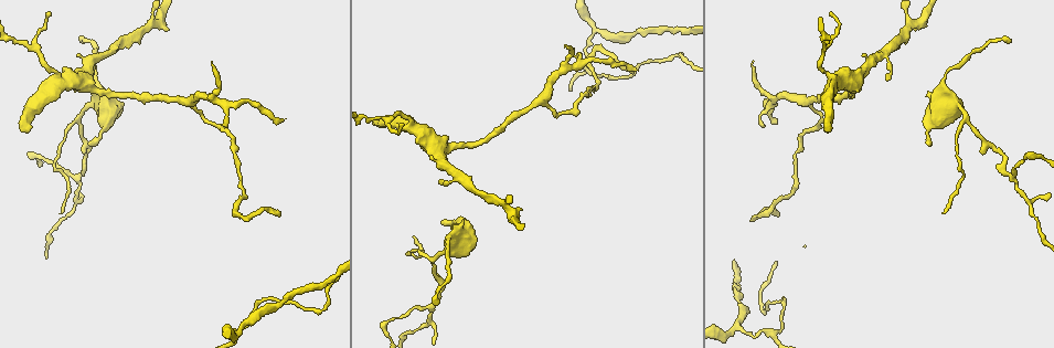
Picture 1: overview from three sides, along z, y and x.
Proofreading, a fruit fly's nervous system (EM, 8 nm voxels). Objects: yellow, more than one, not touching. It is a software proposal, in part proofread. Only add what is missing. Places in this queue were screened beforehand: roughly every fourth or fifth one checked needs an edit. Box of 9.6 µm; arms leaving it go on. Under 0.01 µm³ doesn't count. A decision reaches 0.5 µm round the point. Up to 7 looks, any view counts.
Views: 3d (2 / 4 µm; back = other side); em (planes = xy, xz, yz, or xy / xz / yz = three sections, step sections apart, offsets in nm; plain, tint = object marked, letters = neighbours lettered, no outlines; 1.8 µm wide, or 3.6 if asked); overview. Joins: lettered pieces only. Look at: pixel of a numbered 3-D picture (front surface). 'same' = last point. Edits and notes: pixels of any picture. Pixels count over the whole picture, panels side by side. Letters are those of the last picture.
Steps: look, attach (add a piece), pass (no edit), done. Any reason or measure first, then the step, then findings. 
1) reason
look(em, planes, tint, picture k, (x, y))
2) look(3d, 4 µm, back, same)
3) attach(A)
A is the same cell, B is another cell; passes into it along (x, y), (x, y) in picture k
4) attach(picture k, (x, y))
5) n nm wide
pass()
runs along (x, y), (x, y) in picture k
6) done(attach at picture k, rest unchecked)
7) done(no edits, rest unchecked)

branch stops here
look(3d, 4 µm, picture 1, (29, 129))

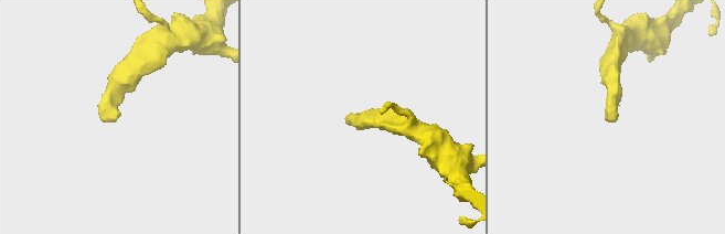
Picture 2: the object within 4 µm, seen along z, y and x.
look(em, xy, step 16, tint, picture 2, (605, 115))

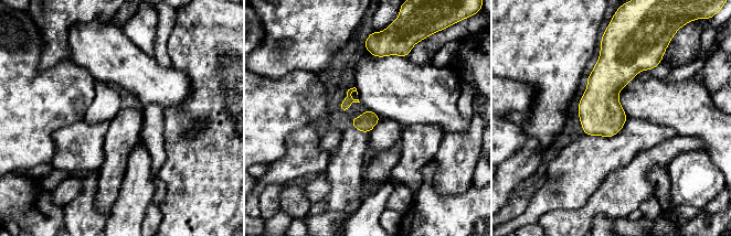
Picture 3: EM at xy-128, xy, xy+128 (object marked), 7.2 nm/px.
cut it another way
look(em, planes, letters, same)

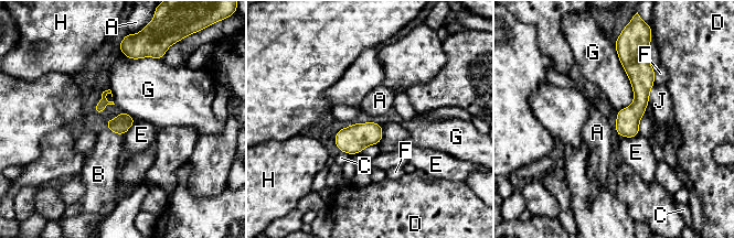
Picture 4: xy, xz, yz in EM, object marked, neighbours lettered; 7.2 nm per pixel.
140 nm wide
attach(picture 4, (102, 162))
B is the same cell, A, C, D, E, F, G, H and J are other cells; passes into it along (119, 126), (114, 132), (102, 162) in picture 4; it goes on there

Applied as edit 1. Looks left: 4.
look(overview)

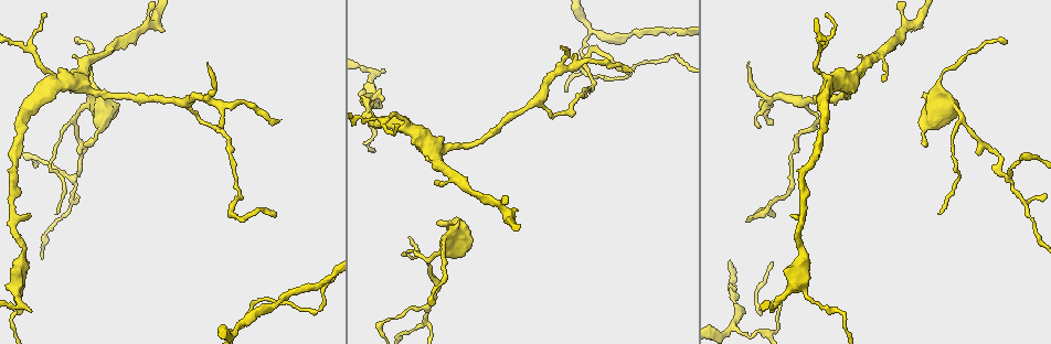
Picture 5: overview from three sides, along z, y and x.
side arm on a straight run
look(em, yz, step 4, plain, picture 5, (1009, 176))

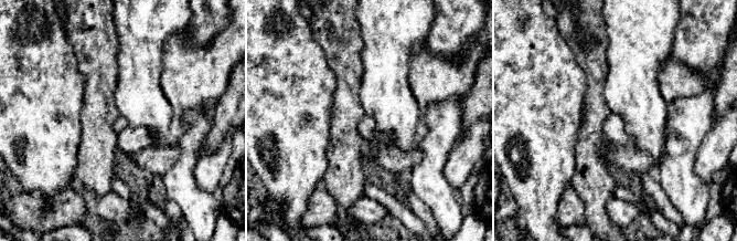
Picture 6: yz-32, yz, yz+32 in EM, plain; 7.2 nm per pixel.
look(em, yz, step 4, tint, same)

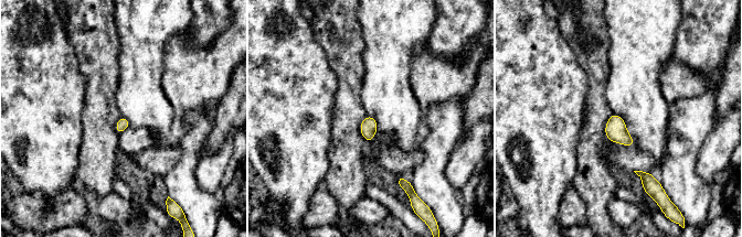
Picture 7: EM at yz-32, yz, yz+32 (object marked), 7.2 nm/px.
see the neighbours
look(em, yz, step 4, letters, same)

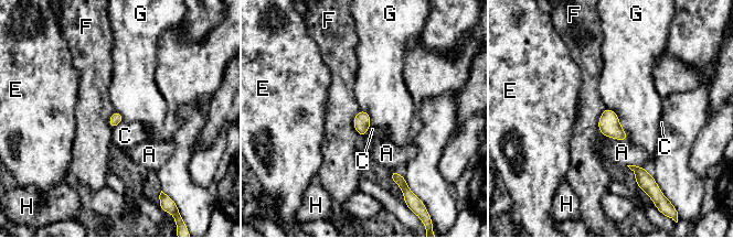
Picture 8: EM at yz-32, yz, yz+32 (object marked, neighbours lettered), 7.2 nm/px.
pass()
A, C, E, F, G and H are other cells; border along (606, 107), (616, 114), (628, 139) in picture 8; none of them fits

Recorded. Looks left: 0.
done(attach at picture 4, rest unchecked)

